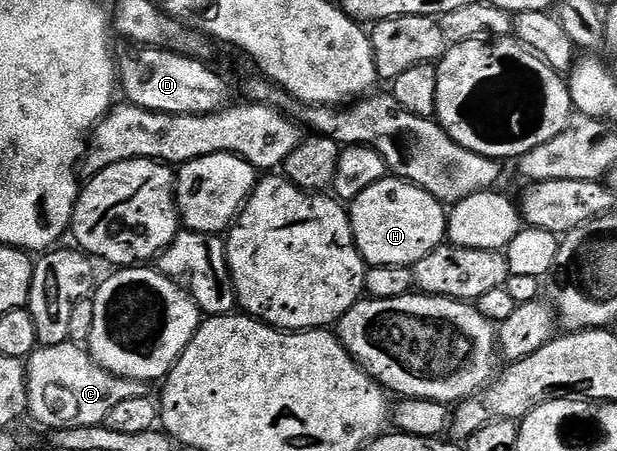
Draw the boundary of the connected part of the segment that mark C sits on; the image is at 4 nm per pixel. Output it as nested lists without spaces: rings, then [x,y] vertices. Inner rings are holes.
[[[70,340],[56,346],[39,346],[26,359],[27,371],[27,409],[28,415],[32,414],[43,426],[48,426],[48,431],[72,430],[86,426],[102,426],[107,421],[109,411],[116,404],[124,400],[137,400],[146,398],[149,394],[148,383],[138,382],[132,378],[122,378],[105,368],[101,368],[82,345]]]

